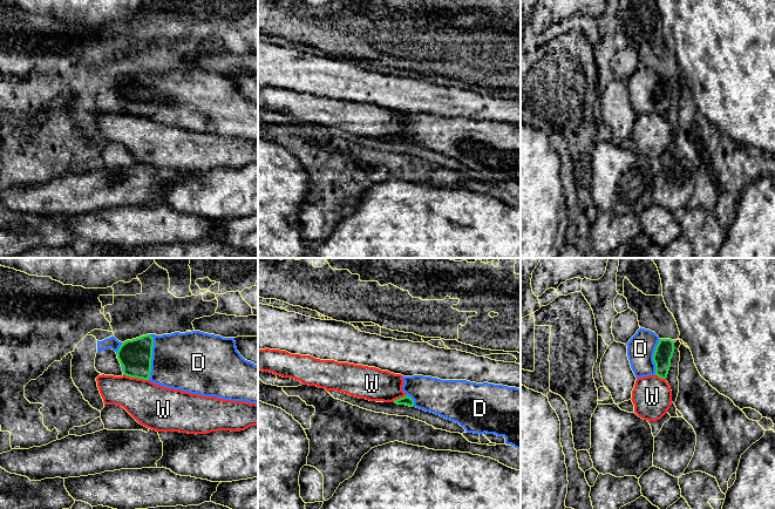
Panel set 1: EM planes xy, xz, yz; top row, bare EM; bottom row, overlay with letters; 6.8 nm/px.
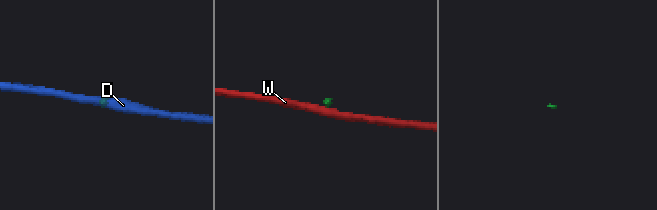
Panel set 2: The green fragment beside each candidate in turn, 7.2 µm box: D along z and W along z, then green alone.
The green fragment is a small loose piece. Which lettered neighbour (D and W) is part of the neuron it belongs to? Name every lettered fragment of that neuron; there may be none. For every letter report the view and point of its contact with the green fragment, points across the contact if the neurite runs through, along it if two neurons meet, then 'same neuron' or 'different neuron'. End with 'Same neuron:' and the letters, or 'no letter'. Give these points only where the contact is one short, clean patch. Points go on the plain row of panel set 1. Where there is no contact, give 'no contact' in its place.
D: contact xy (151, 94); same neuron
W: contact xy (136, 114); border xy (123, 110), (148, 117); different neuron
Same neuron: D

